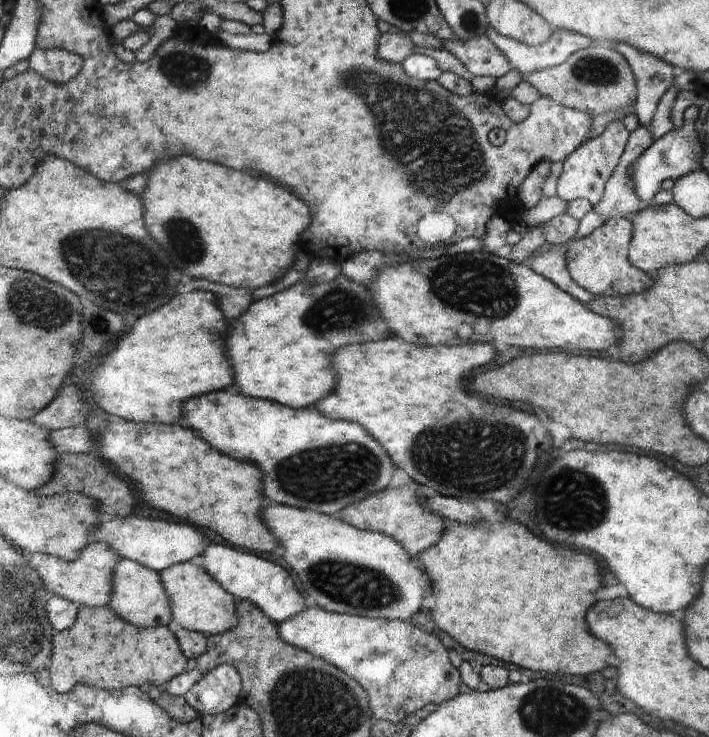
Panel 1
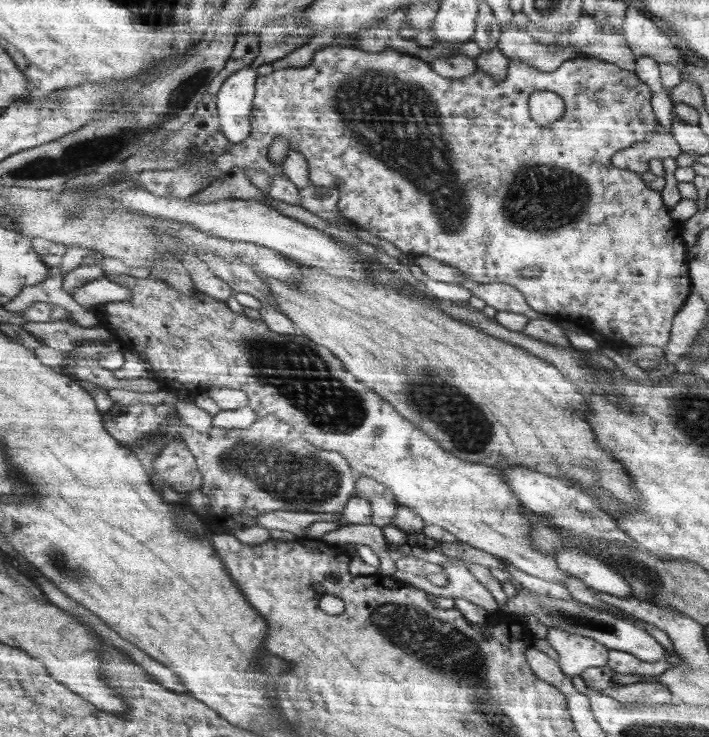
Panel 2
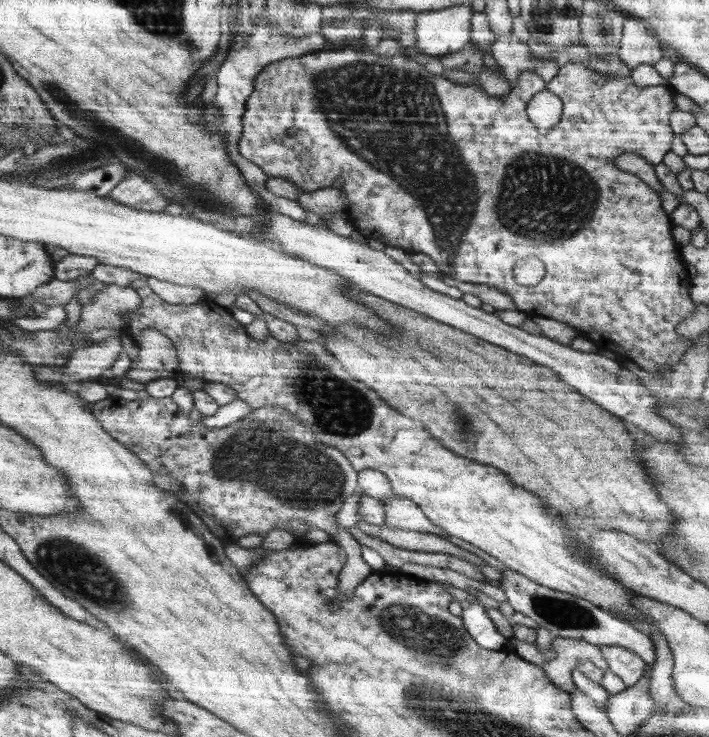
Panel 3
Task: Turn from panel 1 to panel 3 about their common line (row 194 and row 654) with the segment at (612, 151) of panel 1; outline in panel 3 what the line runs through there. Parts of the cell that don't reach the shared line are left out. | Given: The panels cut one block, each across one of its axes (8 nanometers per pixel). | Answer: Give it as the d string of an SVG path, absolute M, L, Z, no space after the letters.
M554 636L552 648L557 656L548 660L544 671L556 687L563 688L569 694L574 687L572 670L578 668L578 663L590 661L600 670L608 671L607 660L598 645L580 639Z

